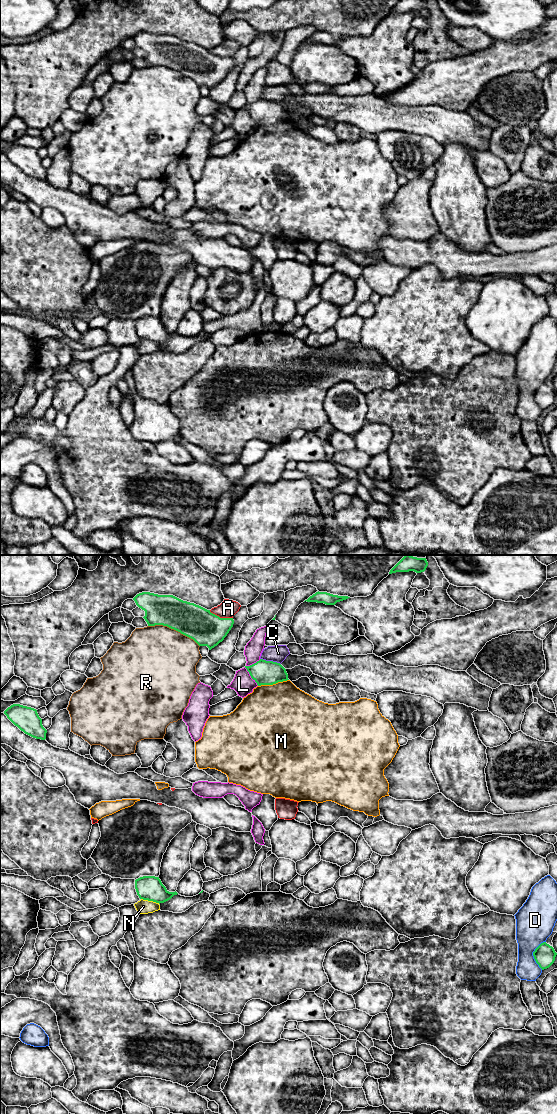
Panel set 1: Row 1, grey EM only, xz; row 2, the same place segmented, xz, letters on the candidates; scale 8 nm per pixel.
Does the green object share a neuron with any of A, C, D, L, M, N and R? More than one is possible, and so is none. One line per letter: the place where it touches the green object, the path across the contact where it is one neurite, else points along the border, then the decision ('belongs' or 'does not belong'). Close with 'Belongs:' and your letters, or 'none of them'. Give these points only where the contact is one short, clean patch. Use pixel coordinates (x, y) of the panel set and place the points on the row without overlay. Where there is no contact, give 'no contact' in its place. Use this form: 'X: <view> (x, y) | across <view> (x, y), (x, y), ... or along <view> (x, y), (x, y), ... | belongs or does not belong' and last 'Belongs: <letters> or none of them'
A: xz (221, 58) | does not belong
C: xz (270, 101) | does not belong
D: xz (533, 394) | does not belong
L: xz (246, 108) | belongs
M: xz (273, 123) | does not belong
N: xz (150, 340) | does not belong
R: xz (174, 69) | does not belong
Belongs: L

